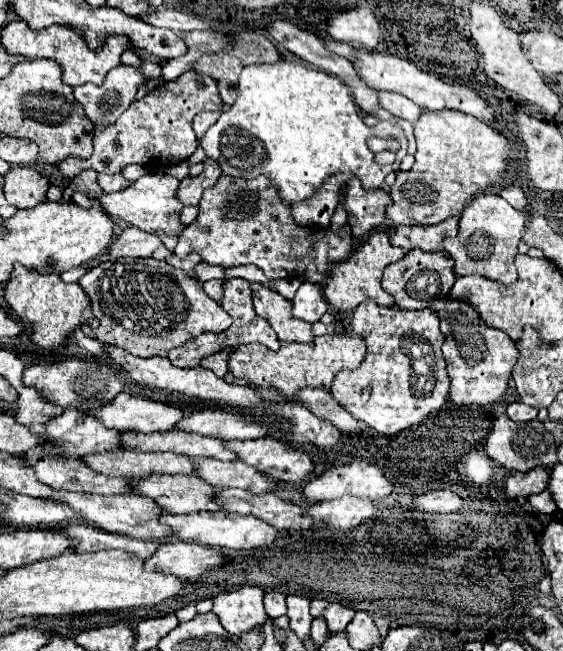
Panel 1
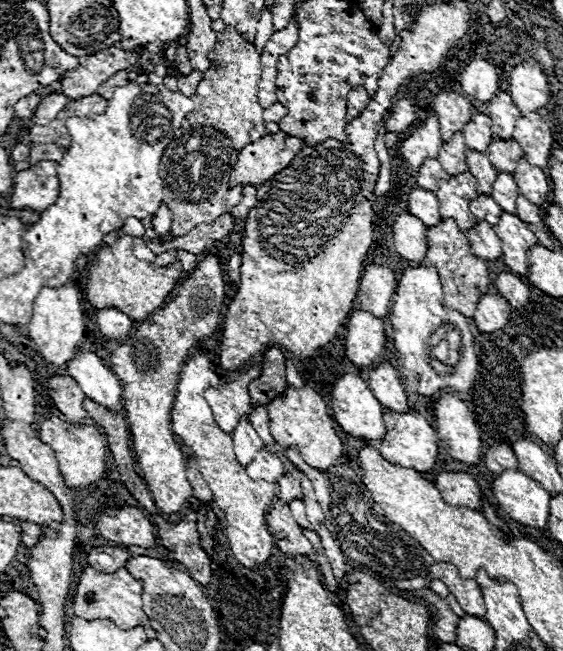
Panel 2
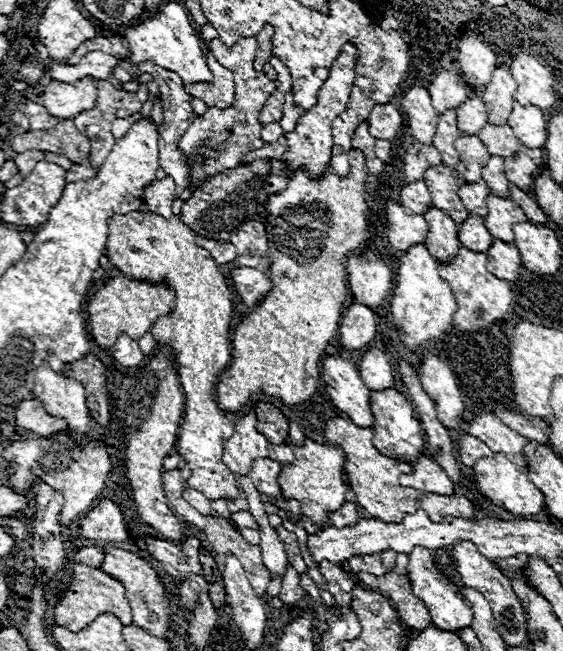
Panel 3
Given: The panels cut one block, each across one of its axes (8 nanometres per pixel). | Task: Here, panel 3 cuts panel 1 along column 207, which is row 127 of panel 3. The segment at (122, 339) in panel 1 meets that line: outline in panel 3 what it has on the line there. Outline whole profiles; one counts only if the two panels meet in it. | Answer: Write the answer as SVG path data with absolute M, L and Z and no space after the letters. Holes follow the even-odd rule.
M346 44L346 48L342 48L342 52L340 52L340 56L332 62L330 76L316 94L316 104L298 118L298 124L292 132L284 134L288 150L284 152L282 162L288 166L290 174L294 174L298 170L306 170L308 178L322 178L324 172L330 168L332 122L346 110L346 106L350 102L350 92L352 92L354 76L356 76L356 60L358 60L356 44Z

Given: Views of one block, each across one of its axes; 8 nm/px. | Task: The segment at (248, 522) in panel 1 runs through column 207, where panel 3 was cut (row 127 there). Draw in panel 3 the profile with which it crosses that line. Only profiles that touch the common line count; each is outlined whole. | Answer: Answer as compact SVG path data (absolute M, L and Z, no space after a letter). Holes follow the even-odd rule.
M512 104L512 112L508 116L508 124L514 134L526 148L542 148L546 142L546 112L536 106L520 106Z

